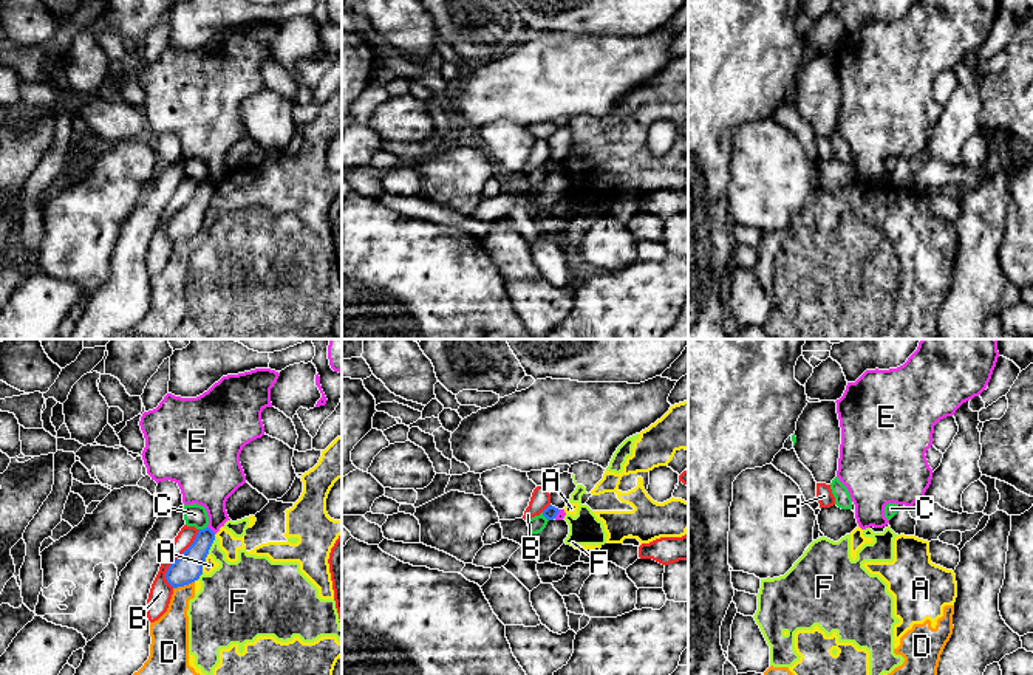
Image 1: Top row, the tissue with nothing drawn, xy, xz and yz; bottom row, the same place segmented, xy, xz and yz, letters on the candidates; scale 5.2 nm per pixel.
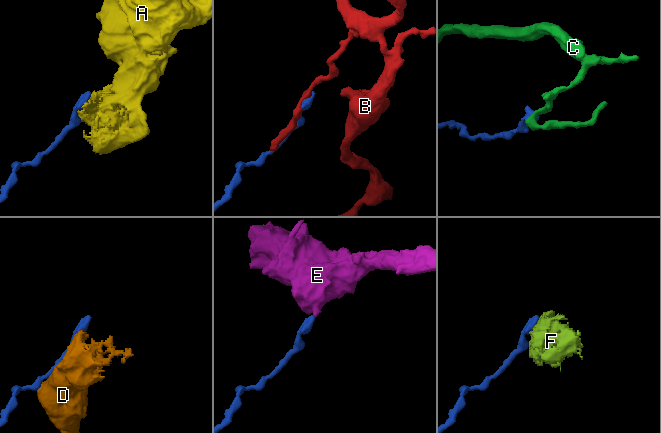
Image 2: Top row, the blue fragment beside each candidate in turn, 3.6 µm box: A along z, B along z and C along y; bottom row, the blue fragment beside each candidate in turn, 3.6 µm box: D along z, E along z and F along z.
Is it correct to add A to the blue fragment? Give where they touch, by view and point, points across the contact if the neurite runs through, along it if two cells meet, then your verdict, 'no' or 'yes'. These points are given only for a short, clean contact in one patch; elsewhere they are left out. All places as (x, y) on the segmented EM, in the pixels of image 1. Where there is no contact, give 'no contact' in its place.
xy (203, 562) | along xy (207, 553), (201, 572) | no

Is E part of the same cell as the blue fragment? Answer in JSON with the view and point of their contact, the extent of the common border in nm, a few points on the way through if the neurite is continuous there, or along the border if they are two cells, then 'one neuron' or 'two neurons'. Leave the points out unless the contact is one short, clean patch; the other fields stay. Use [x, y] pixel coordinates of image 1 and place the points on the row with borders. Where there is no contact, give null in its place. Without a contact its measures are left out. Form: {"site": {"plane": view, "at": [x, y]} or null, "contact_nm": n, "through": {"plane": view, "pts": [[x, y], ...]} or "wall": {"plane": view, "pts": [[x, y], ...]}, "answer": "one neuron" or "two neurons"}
{"site": {"plane": "xy", "at": [211, 530]}, "contact_nm": 60, "wall": {"plane": "xy", "pts": [[207, 527], [215, 533]]}, "answer": "two neurons"}

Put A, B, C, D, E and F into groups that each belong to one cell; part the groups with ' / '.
A D F / B / C / E

